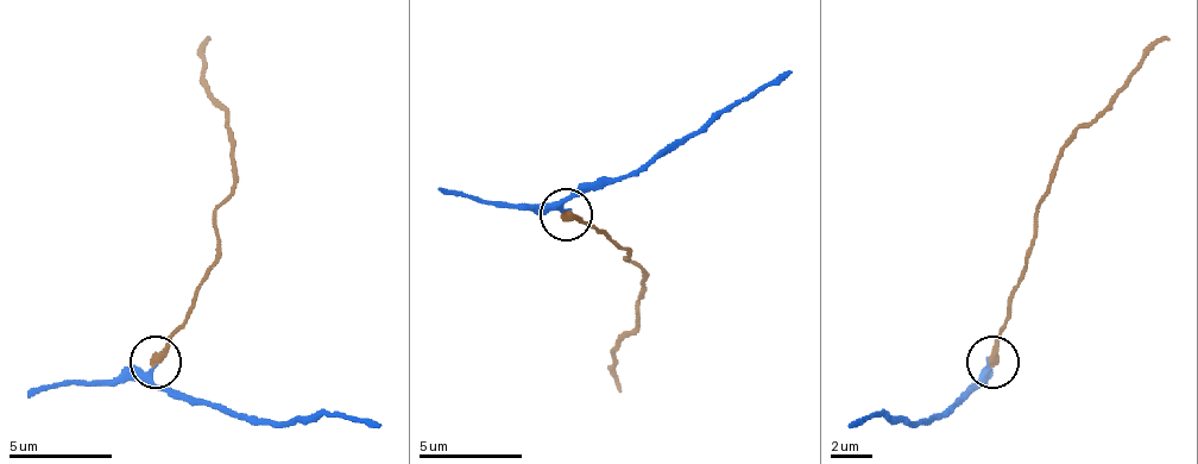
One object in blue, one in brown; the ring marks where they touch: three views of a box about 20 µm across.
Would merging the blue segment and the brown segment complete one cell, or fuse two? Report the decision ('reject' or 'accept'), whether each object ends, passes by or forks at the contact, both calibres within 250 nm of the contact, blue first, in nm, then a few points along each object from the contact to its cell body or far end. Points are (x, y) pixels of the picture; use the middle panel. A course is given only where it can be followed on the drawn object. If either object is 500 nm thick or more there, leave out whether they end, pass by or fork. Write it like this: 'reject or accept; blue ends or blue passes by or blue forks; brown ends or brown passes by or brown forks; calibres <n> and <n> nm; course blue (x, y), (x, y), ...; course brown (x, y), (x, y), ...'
accept; blue passes by; brown ends; calibres 190 and 400 nm; course blue (565, 213), (575, 193), (632, 177), (762, 88), (793, 73); course brown (565, 213), (626, 250), (626, 255), (642, 270), (642, 296), (617, 349), (617, 390)

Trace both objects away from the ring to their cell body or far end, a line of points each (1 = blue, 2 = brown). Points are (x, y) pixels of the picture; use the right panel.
1: (991, 363), (954, 405), (928, 420), (867, 415), (851, 425)
2: (991, 363), (1027, 258), (1033, 212), (1048, 192), (1048, 175), (1074, 133), (1167, 35)

